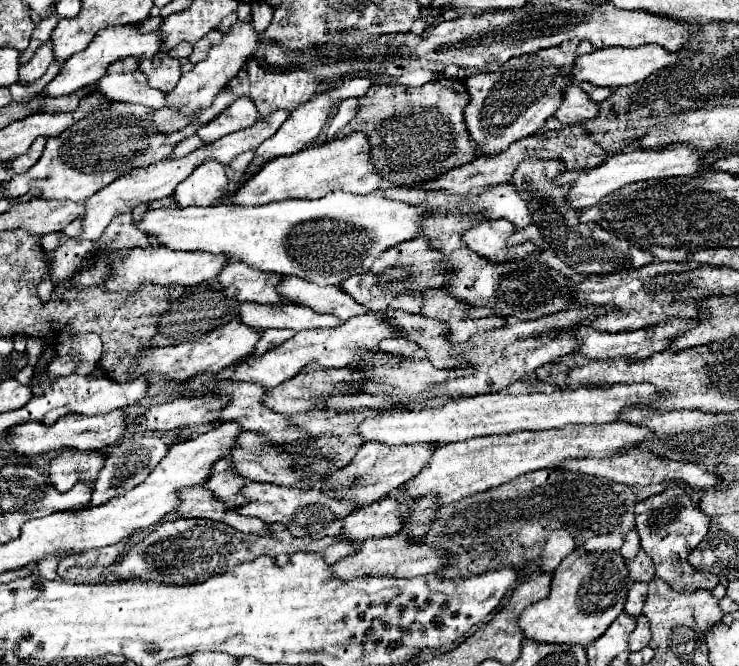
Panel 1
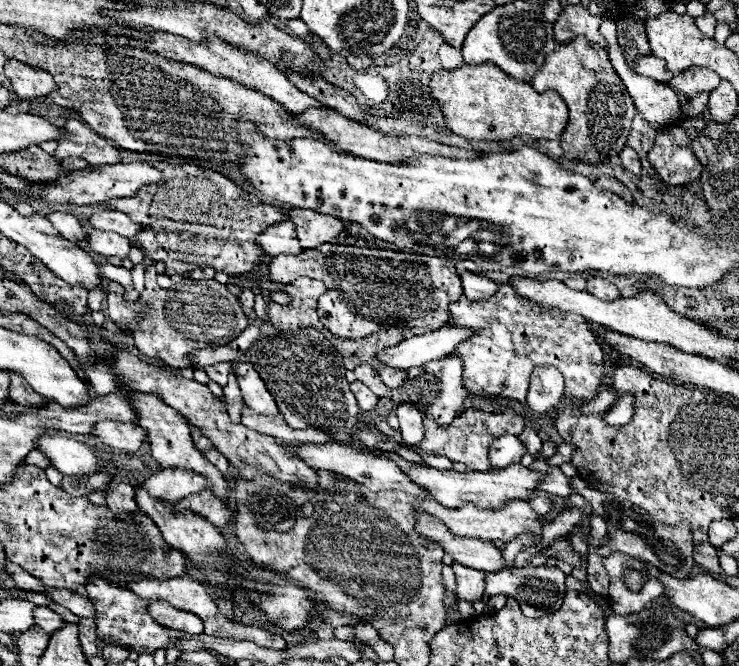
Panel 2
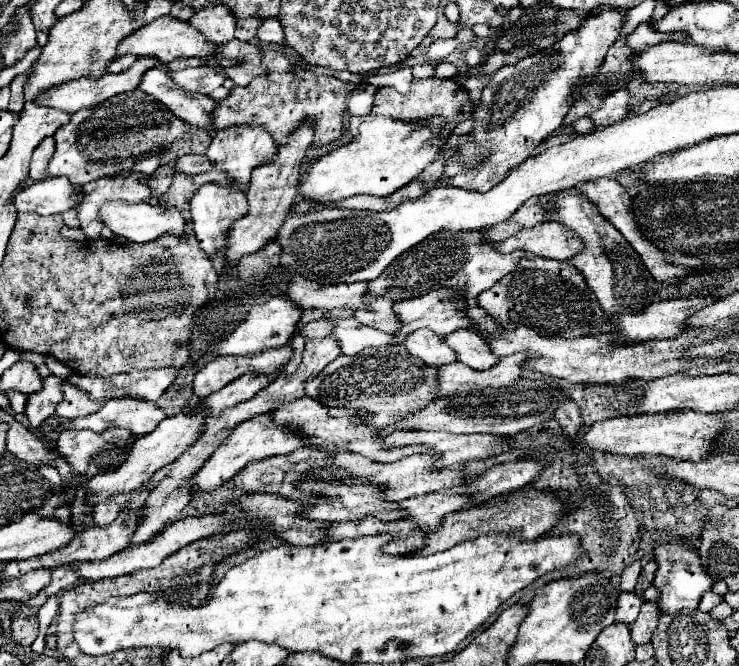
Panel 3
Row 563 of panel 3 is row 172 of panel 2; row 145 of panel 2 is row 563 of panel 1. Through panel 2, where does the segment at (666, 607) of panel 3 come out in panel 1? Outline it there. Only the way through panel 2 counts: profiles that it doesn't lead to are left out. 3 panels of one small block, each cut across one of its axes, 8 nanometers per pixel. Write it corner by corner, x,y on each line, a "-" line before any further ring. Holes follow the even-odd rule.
670,482
662,494
650,496
646,500
638,500
634,506
634,514
636,514
636,532
640,536
642,550
646,550
648,556
654,560
658,578
666,580
676,590
698,590
698,588
712,590
718,584
718,576
700,572
688,562
690,552
702,542
702,538
708,532
710,516
706,516
692,502
684,486

